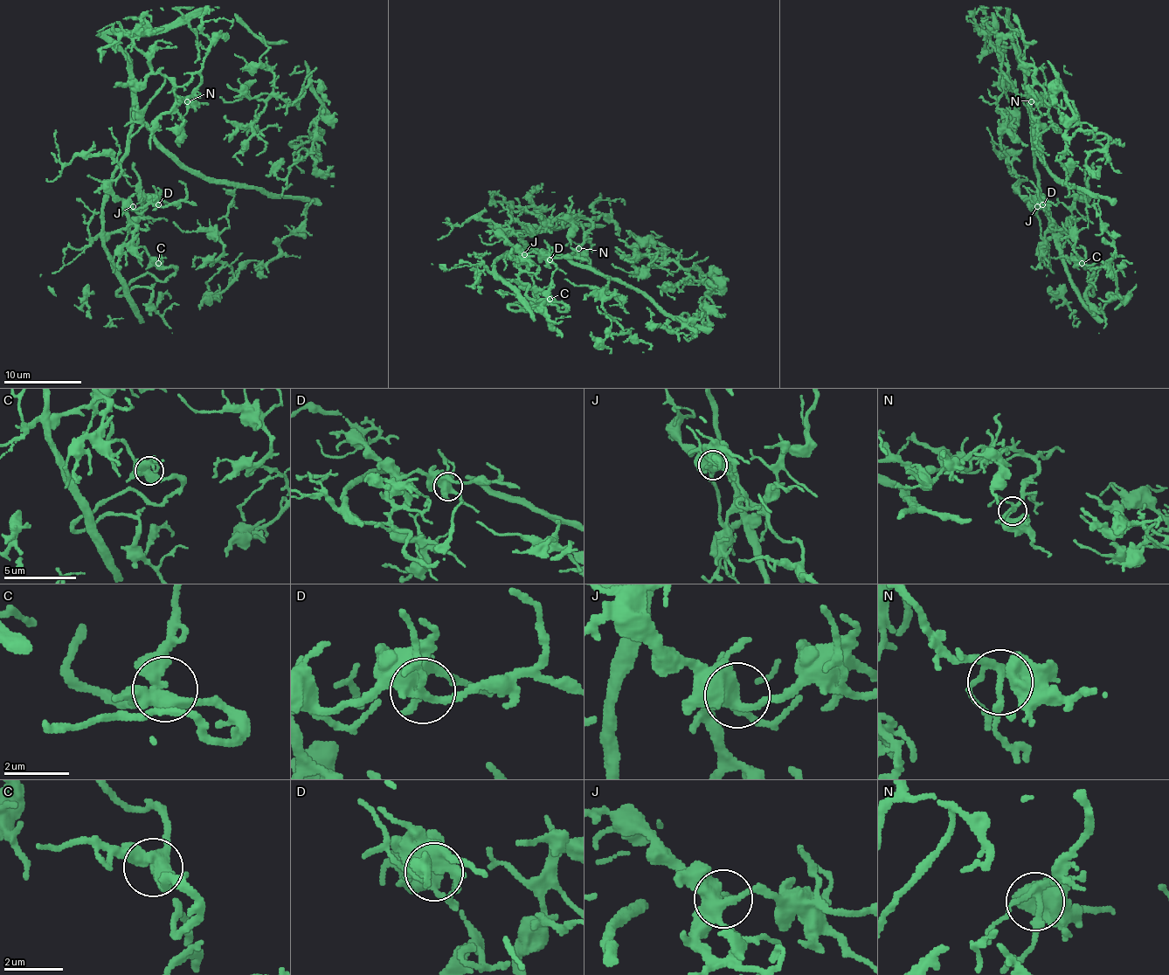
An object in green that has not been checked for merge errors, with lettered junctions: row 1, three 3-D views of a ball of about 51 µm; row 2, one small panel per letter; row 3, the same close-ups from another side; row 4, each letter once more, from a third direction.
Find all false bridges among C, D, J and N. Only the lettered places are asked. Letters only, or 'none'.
none

